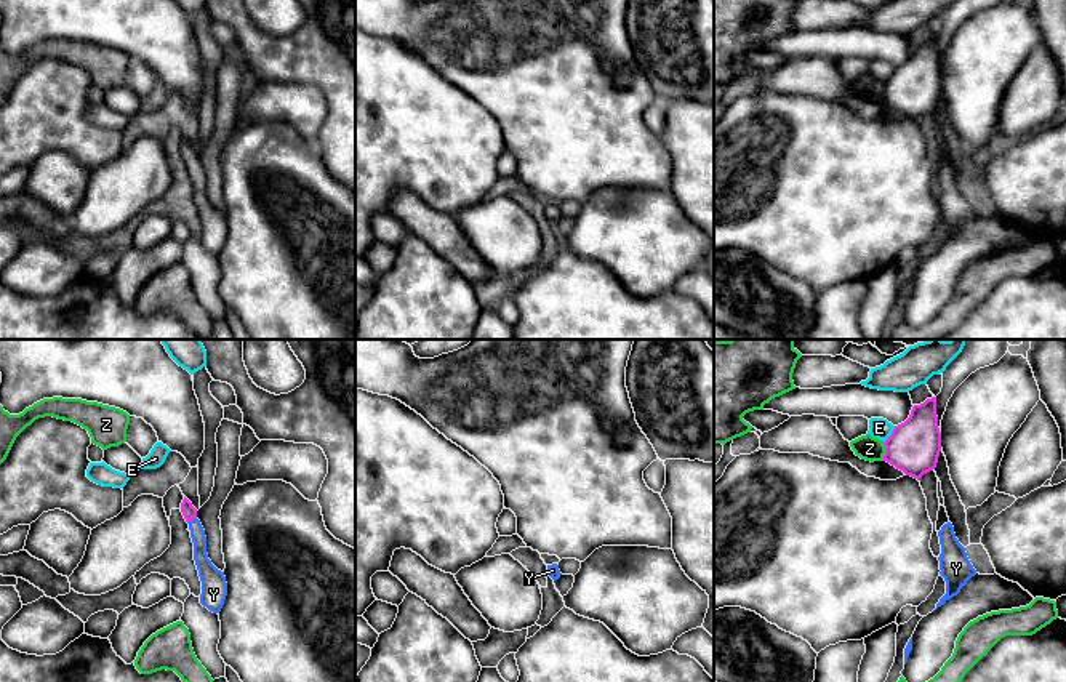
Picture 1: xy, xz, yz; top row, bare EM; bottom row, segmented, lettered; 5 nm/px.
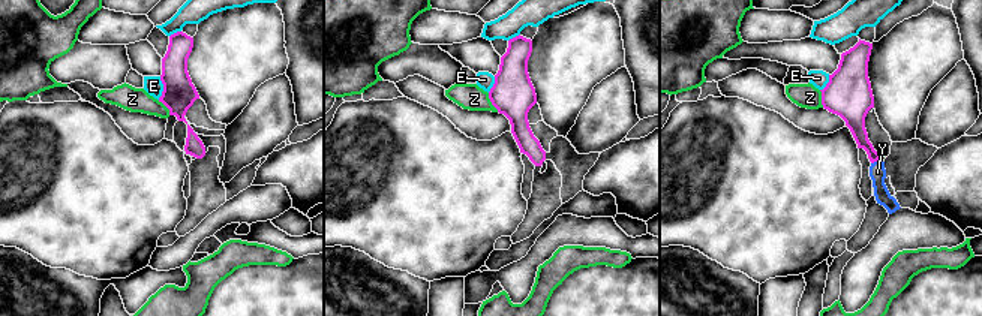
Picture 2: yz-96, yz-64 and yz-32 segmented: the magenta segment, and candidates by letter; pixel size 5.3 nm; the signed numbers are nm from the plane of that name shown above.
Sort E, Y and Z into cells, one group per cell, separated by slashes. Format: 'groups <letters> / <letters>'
groups E / Y / Z

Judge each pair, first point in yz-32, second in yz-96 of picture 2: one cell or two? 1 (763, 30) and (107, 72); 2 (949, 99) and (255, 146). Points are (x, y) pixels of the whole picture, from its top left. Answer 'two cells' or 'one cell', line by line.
1: two cells
2: one cell

